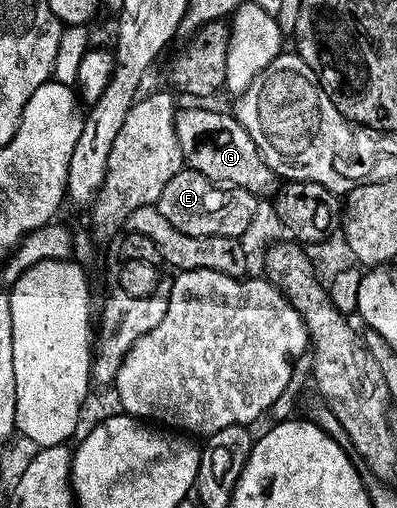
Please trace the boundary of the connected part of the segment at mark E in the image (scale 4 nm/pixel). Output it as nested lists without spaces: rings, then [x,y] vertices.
[[[184,168],[165,184],[165,192],[161,192],[157,208],[165,220],[177,232],[185,232],[185,236],[225,236],[242,239],[243,233],[251,226],[255,218],[255,209],[260,199],[245,189],[224,188],[211,182],[201,172]]]

